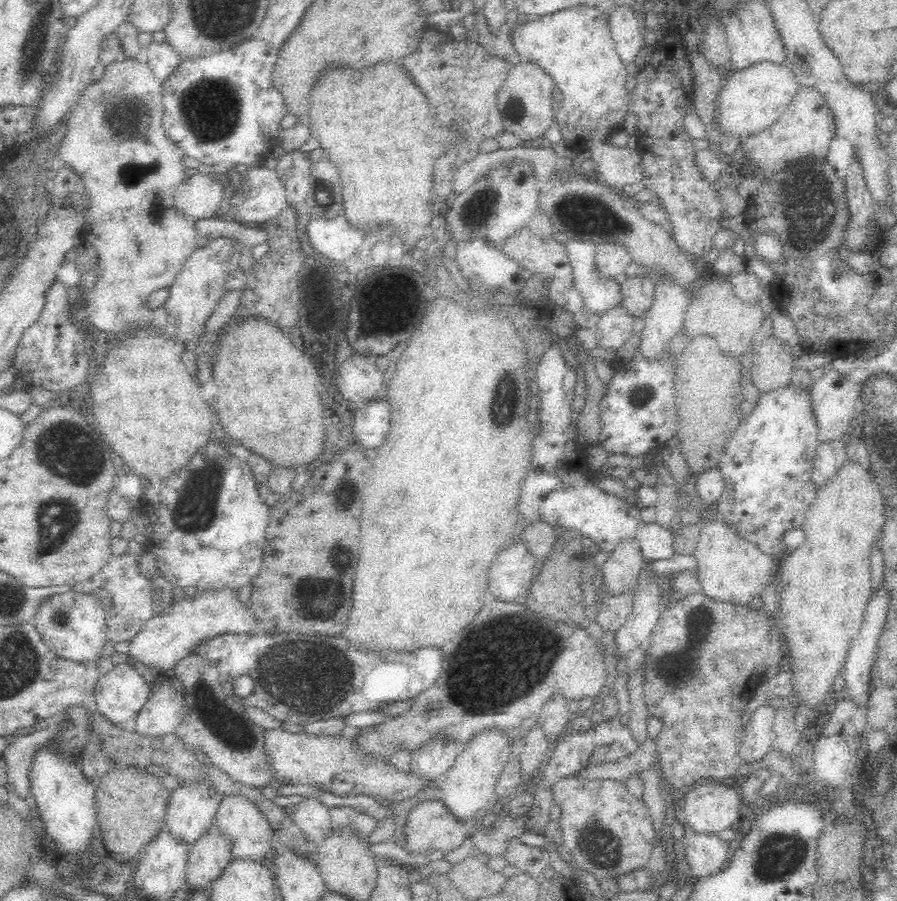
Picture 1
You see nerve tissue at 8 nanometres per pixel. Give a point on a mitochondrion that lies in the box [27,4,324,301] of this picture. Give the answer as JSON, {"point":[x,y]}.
{"point":[211,109]}

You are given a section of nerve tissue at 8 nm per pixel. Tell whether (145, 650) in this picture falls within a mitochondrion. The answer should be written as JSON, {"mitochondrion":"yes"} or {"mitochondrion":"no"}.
{"mitochondrion":"no"}

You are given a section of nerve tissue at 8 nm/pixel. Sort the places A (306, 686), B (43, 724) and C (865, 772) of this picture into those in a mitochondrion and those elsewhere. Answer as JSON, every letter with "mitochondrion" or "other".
{"A":"mitochondrion","B":"other","C":"other"}

